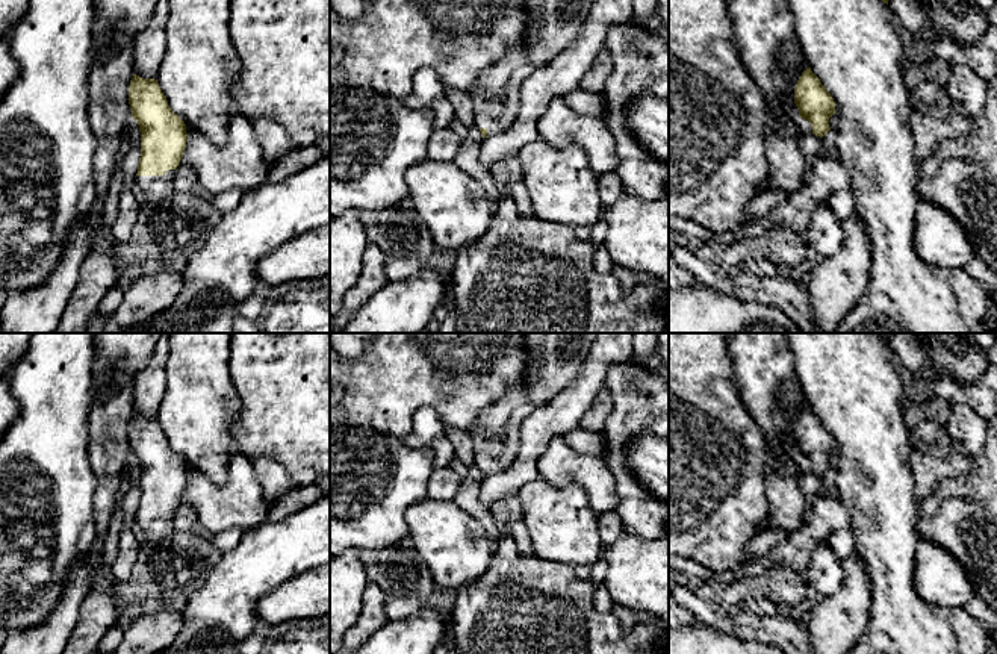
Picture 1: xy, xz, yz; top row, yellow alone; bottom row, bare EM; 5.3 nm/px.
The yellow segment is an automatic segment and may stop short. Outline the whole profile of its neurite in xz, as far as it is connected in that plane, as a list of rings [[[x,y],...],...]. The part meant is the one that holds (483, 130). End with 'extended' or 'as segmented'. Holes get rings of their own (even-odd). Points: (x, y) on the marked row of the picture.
[[[523,0],[528,14],[526,50],[504,54],[484,70],[474,98],[474,126],[483,138],[502,135],[519,114],[519,89],[539,67],[551,62],[578,36],[595,0]]] | extended

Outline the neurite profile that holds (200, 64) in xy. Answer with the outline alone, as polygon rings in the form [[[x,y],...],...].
[[[168,0],[166,48],[156,80],[168,106],[215,145],[227,142],[227,127],[234,111],[233,82],[241,61],[230,38],[231,0]]]

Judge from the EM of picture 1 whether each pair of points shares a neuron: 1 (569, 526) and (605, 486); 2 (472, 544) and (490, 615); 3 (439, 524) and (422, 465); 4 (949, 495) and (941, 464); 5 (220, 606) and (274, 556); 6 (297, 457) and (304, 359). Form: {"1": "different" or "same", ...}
{"1": "different", "2": "different", "3": "different", "4": "different", "5": "same", "6": "same"}

